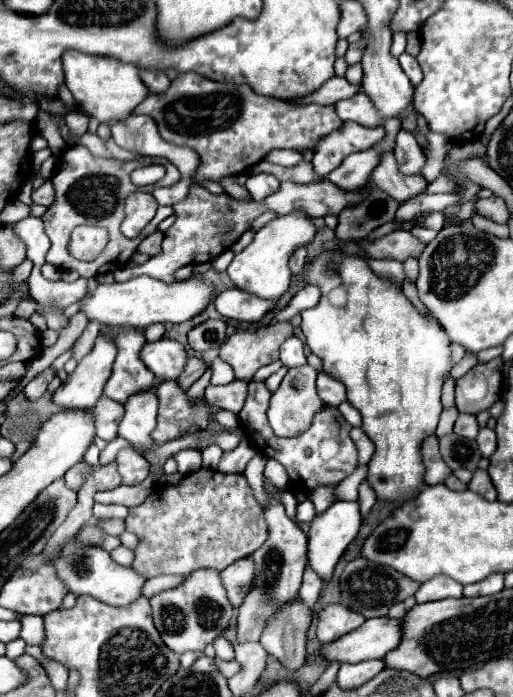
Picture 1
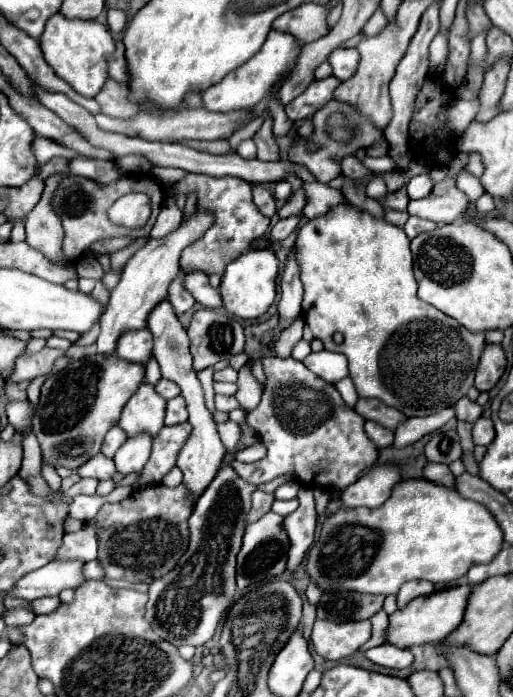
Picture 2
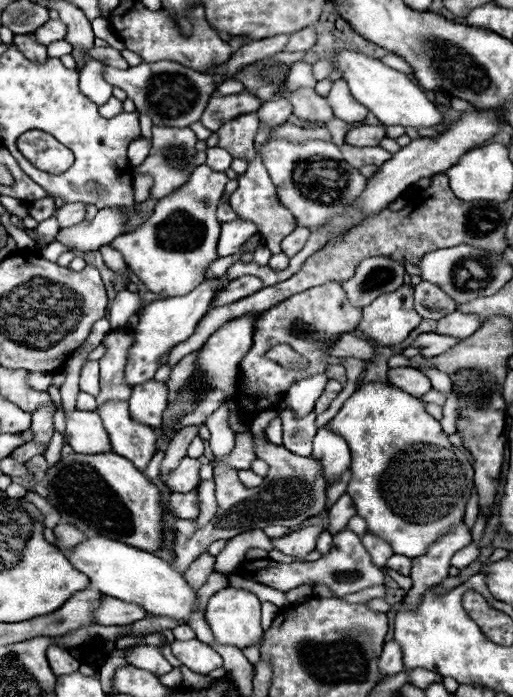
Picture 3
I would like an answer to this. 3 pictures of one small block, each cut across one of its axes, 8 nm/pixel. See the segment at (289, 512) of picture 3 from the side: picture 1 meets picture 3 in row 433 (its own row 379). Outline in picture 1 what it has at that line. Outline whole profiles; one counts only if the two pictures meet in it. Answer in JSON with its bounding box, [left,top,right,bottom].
[210,358,234,384]

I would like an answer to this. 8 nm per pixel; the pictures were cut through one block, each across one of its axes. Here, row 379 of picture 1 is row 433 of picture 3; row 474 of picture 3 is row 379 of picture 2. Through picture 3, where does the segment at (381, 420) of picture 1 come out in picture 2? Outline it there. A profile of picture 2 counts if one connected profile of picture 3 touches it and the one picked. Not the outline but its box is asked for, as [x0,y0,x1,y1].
[296,204,486,416]

